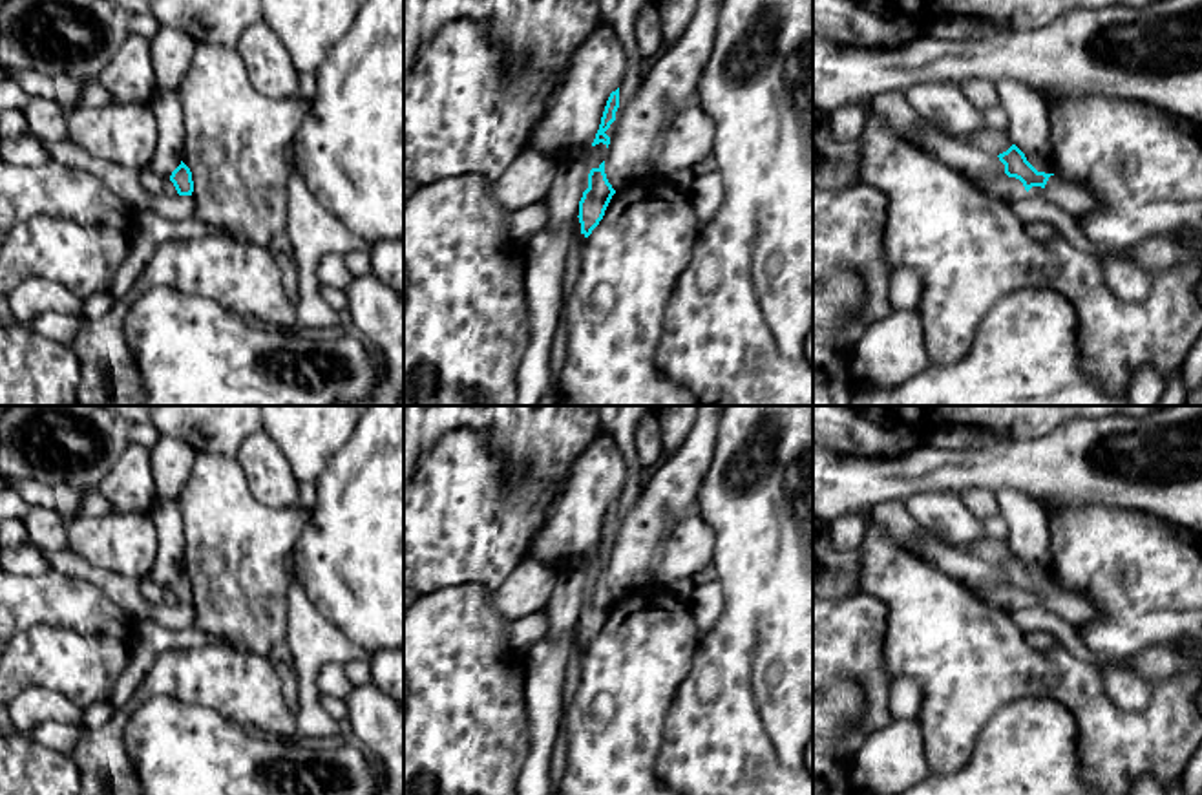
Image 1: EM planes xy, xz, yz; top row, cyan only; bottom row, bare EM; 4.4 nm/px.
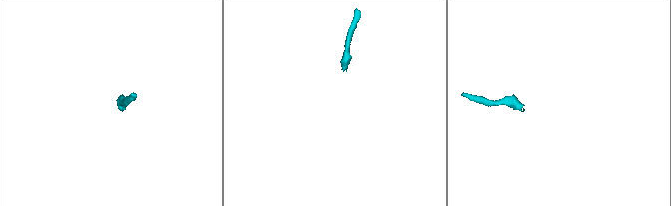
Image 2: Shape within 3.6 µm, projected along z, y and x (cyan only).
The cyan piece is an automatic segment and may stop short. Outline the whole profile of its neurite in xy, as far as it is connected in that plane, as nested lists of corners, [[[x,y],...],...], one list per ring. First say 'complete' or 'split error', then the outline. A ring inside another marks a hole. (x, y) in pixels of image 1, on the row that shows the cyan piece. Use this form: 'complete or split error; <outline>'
complete; [[[183,161],[172,172],[170,181],[174,183],[179,196],[192,196],[192,192],[194,192],[192,172]]]

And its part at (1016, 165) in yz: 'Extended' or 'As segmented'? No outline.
Extended

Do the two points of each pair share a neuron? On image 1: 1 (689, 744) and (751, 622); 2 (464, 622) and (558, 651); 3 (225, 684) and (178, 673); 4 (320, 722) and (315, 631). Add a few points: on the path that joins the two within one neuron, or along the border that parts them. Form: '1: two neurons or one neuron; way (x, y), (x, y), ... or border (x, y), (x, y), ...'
1: one neuron; way (720, 713), (748, 686), (751, 653)
2: two neurons; border (523, 655), (525, 699)
3: one neuron; way (214, 675), (189, 675)
4: one neuron; way (309, 700), (309, 653)

